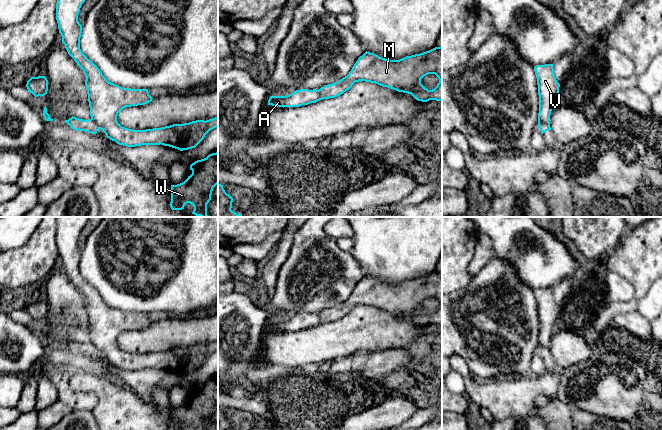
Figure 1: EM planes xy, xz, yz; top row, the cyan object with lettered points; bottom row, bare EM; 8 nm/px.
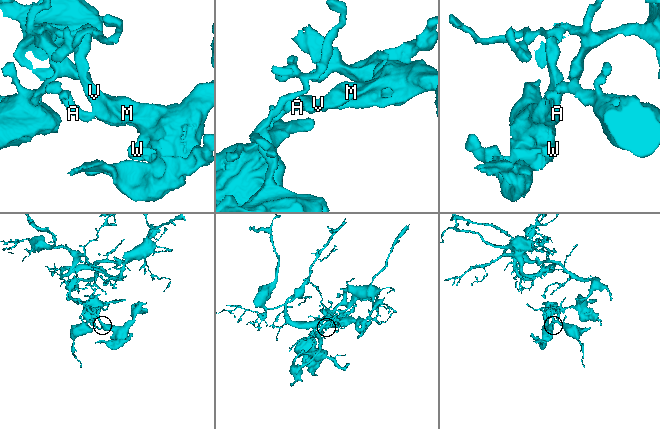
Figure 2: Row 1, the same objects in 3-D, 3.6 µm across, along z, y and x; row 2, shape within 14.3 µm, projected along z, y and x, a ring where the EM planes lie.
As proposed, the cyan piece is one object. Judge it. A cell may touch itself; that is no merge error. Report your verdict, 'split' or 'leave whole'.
split

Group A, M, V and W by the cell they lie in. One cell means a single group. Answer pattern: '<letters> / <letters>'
A / M V W

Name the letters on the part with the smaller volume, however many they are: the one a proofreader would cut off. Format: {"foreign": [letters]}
{"foreign": ["M", "V", "W"]}

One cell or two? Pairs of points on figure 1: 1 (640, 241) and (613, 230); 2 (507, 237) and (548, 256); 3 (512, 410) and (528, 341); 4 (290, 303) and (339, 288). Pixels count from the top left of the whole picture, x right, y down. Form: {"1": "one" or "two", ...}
{"1": "two", "2": "one", "3": "two", "4": "one"}

